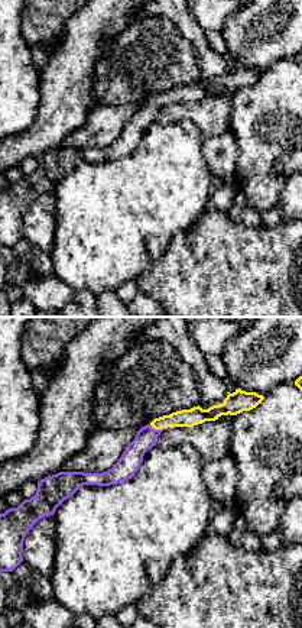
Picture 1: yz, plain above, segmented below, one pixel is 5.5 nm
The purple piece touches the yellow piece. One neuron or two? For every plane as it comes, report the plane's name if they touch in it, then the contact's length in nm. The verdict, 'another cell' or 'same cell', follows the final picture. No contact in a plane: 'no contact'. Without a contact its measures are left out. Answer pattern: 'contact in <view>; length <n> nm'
contact in yz; length 130 nm

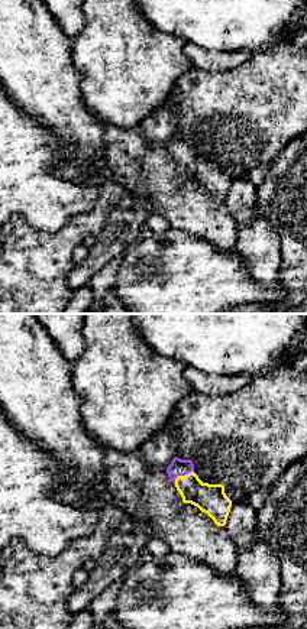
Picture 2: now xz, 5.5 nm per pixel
contact in xz; length 140 nm

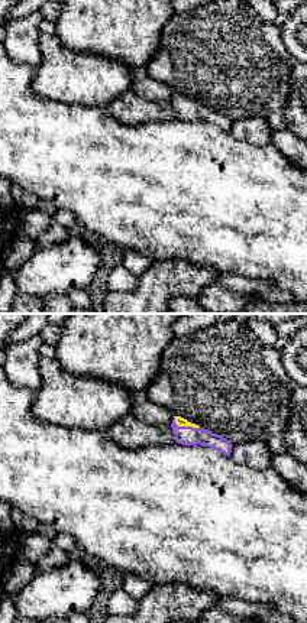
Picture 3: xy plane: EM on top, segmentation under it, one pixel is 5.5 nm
contact in xy; length 160 nm

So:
same cell

